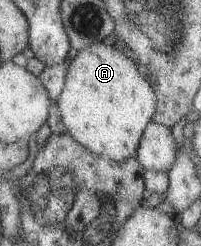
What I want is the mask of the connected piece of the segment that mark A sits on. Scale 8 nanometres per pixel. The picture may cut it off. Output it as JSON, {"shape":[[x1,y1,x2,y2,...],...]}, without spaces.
{"shape":[[97,41,77,51,65,73,63,89,55,103,59,108,66,132,79,145,89,149,91,153,107,157,108,160,122,161,134,153,145,125,152,120,151,117,155,113,156,95,149,83,138,73,130,55,126,56,113,45]]}

